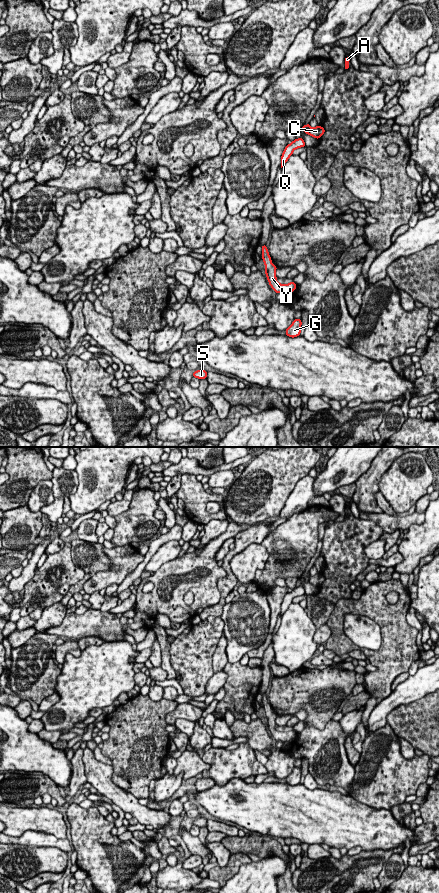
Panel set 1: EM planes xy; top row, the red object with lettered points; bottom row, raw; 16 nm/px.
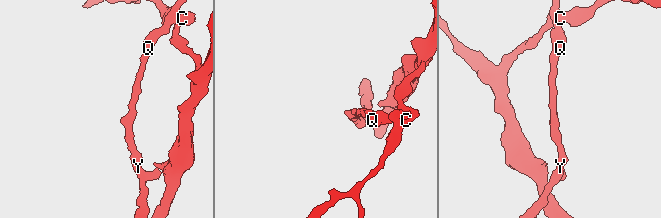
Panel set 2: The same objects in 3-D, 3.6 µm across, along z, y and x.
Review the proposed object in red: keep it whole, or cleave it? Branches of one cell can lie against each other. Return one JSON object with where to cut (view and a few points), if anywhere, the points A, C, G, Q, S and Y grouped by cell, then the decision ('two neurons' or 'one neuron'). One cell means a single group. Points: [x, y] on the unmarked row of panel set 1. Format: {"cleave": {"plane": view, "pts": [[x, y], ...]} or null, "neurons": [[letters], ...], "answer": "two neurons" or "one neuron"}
{"cleave": {"plane": "xy", "pts": [[310, 575], [308, 581]]}, "neurons": [["A", "Q", "S", "Y"], ["C", "G"]], "answer": "two neurons"}

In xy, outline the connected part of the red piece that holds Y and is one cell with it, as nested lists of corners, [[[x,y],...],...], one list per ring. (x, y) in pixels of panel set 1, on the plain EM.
[[[266,693],[262,694],[262,706],[265,712],[265,722],[267,728],[270,732],[270,735],[276,740],[281,742],[286,742],[293,740],[296,737],[296,732],[294,730],[290,730],[289,732],[280,732],[276,729],[276,717],[277,715],[272,712],[271,705],[268,701],[268,697]]]

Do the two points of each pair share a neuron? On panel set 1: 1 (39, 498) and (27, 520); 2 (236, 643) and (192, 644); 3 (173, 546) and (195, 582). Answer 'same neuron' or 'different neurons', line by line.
1: different neurons
2: different neurons
3: different neurons

